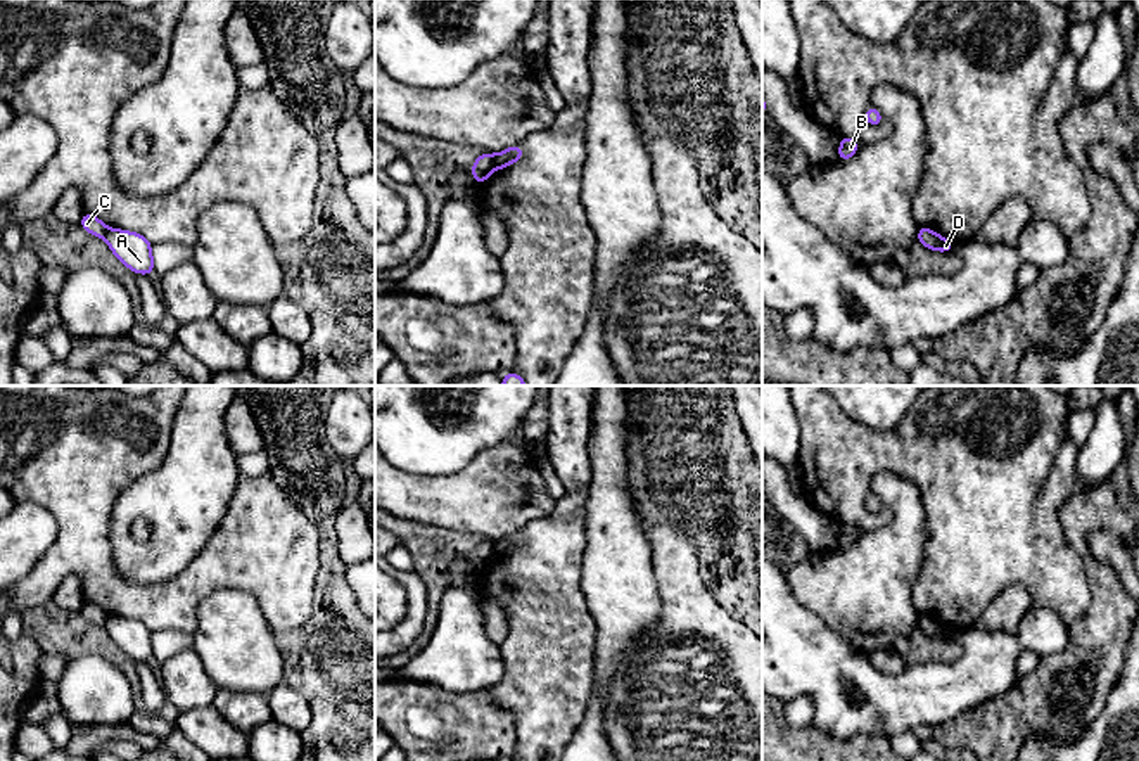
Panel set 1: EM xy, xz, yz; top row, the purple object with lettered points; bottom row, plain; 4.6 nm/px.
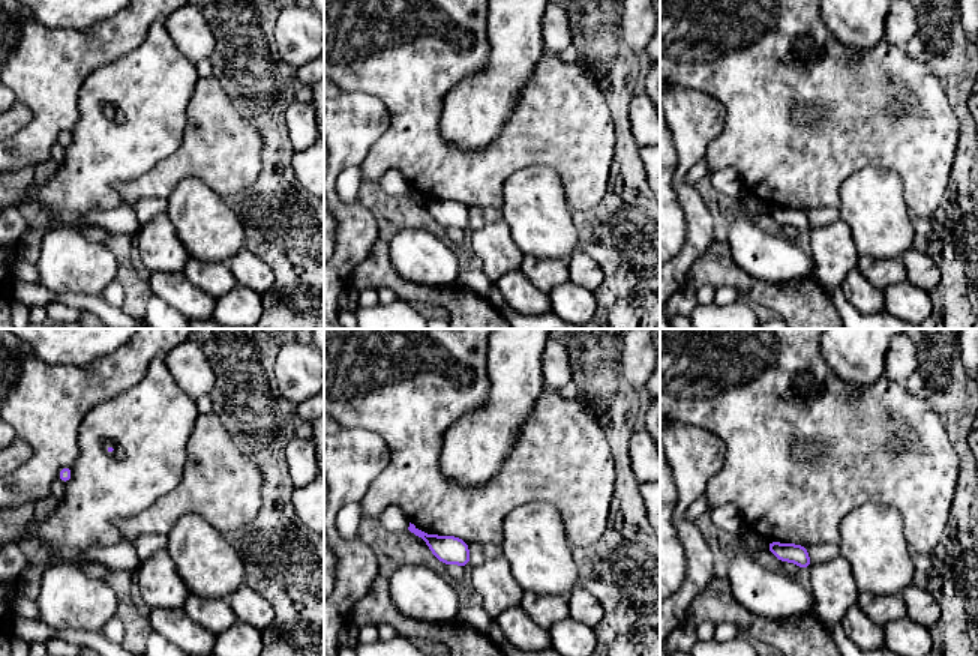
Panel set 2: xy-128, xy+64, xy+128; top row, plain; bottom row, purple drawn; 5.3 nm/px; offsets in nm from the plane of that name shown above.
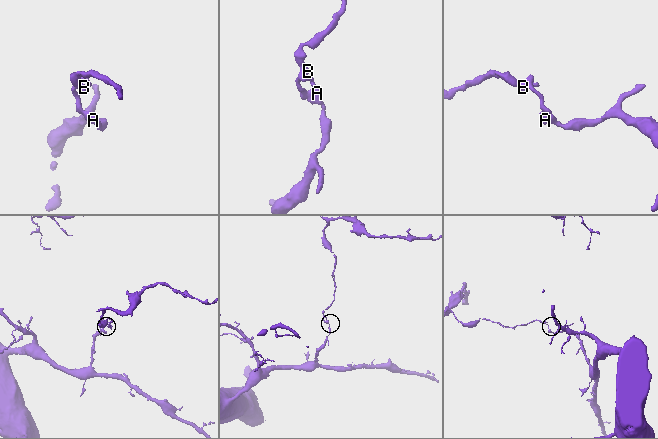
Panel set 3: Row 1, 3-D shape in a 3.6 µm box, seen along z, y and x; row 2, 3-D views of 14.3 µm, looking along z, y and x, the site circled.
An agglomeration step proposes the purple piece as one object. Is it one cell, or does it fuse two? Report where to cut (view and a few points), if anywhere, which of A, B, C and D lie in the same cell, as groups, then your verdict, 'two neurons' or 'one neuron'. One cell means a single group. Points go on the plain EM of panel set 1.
cut in xz along (493, 543), (495, 556); A D / B C; two neurons

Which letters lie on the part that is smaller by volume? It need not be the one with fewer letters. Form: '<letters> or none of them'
B, C

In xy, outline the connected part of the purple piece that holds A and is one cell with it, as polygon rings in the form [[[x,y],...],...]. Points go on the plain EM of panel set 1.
[[[109,616],[104,626],[114,643],[133,661],[154,659],[152,631],[142,621]]]

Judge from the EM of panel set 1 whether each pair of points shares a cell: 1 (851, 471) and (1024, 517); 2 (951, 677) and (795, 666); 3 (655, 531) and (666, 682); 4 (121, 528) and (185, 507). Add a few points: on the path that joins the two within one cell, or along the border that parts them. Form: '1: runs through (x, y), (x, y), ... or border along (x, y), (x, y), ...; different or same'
1: runs through (894, 459), (965, 459), (980, 474); same
2: runs through (913, 687), (866, 687), (854, 675), (833, 668); same
3: runs through (676, 569), (716, 623), (704, 647); same
4: runs through (135, 512), (140, 507), (170, 507); same

